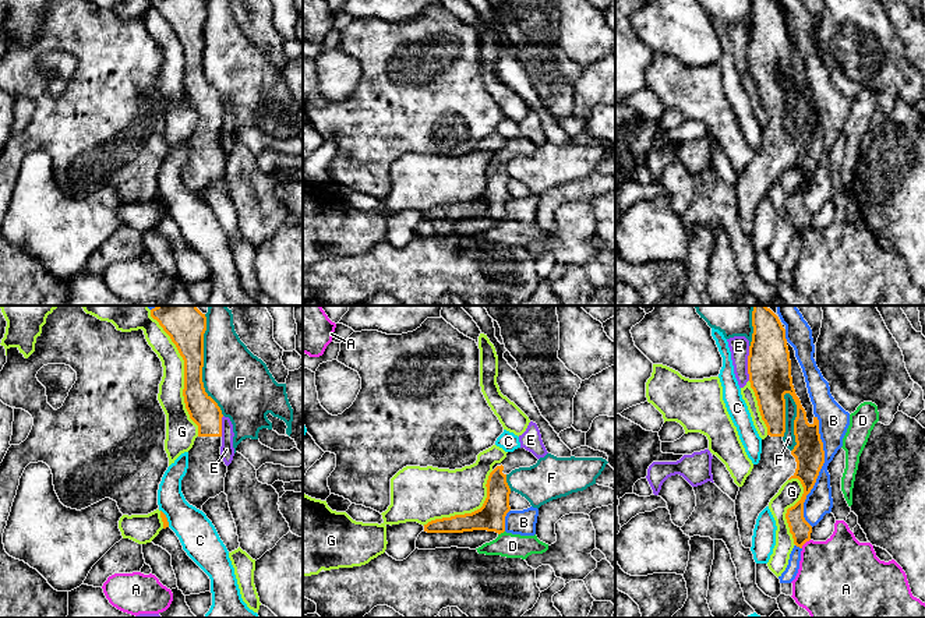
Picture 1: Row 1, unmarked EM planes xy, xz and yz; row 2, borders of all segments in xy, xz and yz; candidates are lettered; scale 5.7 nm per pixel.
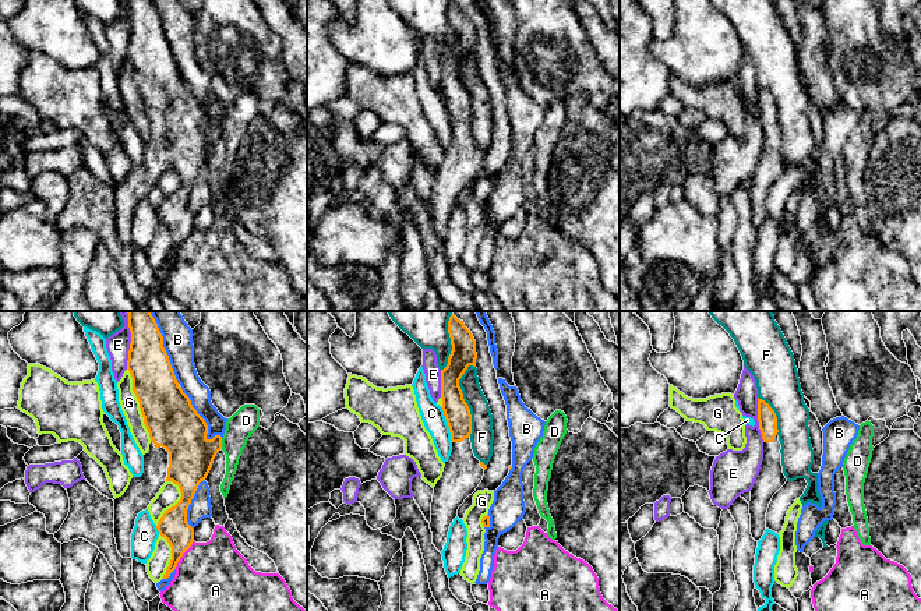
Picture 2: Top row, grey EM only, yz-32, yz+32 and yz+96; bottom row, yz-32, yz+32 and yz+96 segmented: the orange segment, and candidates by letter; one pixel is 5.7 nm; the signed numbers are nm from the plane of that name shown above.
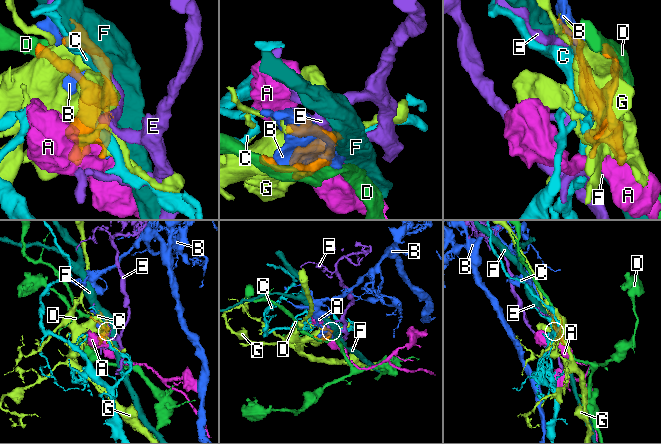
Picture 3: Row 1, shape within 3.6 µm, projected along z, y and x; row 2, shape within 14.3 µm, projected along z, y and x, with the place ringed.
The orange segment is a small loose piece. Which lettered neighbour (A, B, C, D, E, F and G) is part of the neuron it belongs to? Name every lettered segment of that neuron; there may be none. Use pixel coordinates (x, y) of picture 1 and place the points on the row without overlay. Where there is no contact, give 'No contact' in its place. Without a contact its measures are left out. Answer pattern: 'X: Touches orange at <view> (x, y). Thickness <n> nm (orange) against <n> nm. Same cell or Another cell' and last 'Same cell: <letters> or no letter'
A: Touches orange at yz (805, 229). Thickness 120 nm (orange) against 400 nm. Another cell
B: Touches orange at yz (819, 158). Thickness 170 nm (orange) against 150 nm. Another cell
C: Touches orange at xy (166, 205). Thickness 30 nm (orange) against 220 nm. Another cell
D: Touches orange at xz (501, 219). Thickness 160 nm (orange) against 140 nm. Another cell
E: Touches orange at yz (748, 50). Thickness 260 nm (orange) against 110 nm. Another cell
F: Touches orange at yz (794, 109). Thickness 200 nm (orange) against 70 nm. Another cell
G: Touches orange at xy (184, 62). Thickness 200 nm (orange) against 140 nm. Another cell
Same cell: no letter

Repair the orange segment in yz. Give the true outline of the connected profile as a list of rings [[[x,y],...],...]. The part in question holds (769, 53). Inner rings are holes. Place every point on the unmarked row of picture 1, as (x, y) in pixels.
[[[752,0],[752,29],[748,43],[748,61],[755,80],[767,124],[762,127],[758,152],[739,174],[735,204],[745,236],[752,234],[752,223],[759,201],[781,173],[798,166],[804,174],[801,187],[787,197],[785,206],[794,232],[799,236],[811,227],[812,213],[804,205],[804,190],[813,176],[825,151],[819,107],[809,112],[806,99],[795,81],[785,17],[774,0]],[[790,81],[797,92],[794,123],[797,133],[790,138],[783,128],[785,120],[785,86]]]

